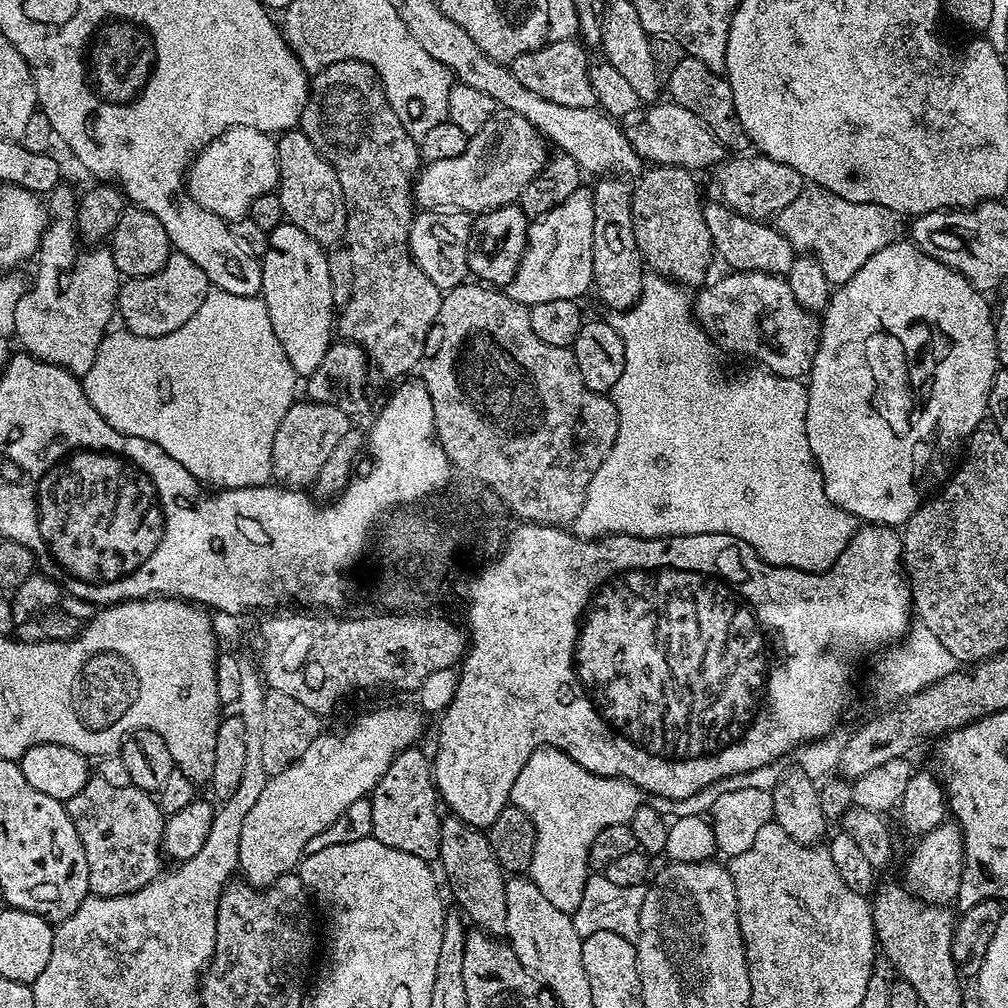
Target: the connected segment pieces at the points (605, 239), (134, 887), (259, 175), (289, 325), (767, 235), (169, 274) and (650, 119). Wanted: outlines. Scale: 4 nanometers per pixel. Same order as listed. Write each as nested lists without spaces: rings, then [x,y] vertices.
[[[600,178],[591,185],[594,202],[594,246],[592,247],[592,282],[594,292],[608,308],[631,310],[646,291],[646,265],[634,242],[632,221],[633,185],[624,178]]]
[[[93,775],[86,782],[86,786],[82,786],[78,794],[74,794],[74,798],[66,801],[66,807],[68,816],[74,822],[74,830],[78,830],[82,850],[86,850],[86,862],[90,866],[88,890],[91,895],[121,896],[137,892],[162,874],[165,867],[162,845],[166,816],[159,803],[149,793],[135,786],[110,786],[110,782],[106,782],[101,776]]]
[[[250,126],[231,128],[214,138],[214,142],[196,155],[186,176],[186,188],[192,199],[229,222],[245,219],[249,215],[248,207],[279,183],[276,140],[269,133]]]
[[[280,222],[276,229],[271,229],[267,238],[268,248],[262,255],[260,265],[262,299],[270,314],[270,326],[274,326],[274,334],[288,359],[289,369],[295,372],[297,377],[307,378],[311,372],[318,370],[318,362],[322,362],[329,344],[334,340],[334,305],[331,298],[330,271],[327,266],[328,252],[318,241],[310,238],[306,230],[287,222]]]
[[[727,203],[704,204],[706,230],[710,230],[712,246],[717,257],[720,256],[737,272],[769,272],[775,276],[787,277],[790,266],[797,258],[797,251],[786,242],[786,238],[771,223],[752,220],[750,217],[729,208]]]
[[[172,250],[169,257],[166,258],[166,264],[156,274],[150,274],[149,277],[125,279],[121,283],[120,293],[116,296],[118,316],[119,319],[124,319],[123,327],[129,332],[139,336],[165,336],[178,330],[178,326],[190,322],[190,318],[194,318],[194,314],[198,314],[198,306],[202,306],[209,290],[208,279],[200,267],[194,262],[190,262],[190,258],[186,258],[186,254]]]
[[[657,102],[647,109],[644,120],[640,120],[631,129],[627,129],[629,142],[645,161],[653,165],[669,164],[675,168],[682,167],[689,170],[708,168],[711,164],[719,165],[725,159],[726,149],[720,145],[718,138],[710,134],[703,122],[690,110],[675,102]]]

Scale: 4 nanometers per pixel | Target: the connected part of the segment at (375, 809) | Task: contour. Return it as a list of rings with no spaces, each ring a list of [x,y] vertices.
[[[413,746],[404,752],[398,752],[394,762],[390,762],[386,774],[382,774],[382,778],[372,789],[371,835],[394,850],[402,850],[406,854],[414,854],[423,860],[436,862],[440,858],[442,812],[438,807],[438,793],[432,779],[429,757],[424,757],[418,749],[419,747]]]

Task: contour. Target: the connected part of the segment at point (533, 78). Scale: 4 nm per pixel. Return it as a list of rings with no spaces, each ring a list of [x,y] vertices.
[[[575,39],[554,42],[547,44],[545,48],[518,54],[518,58],[510,61],[510,71],[514,78],[518,78],[518,82],[522,82],[522,86],[526,86],[526,90],[530,90],[538,98],[561,106],[590,108],[597,101],[591,88],[590,61],[588,62],[584,51],[585,45]]]

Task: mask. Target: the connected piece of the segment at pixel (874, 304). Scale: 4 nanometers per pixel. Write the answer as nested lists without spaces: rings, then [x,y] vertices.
[[[897,238],[885,248],[870,254],[858,274],[854,274],[854,278],[839,285],[831,293],[830,303],[824,307],[820,320],[820,341],[814,354],[812,371],[806,377],[806,438],[810,442],[812,457],[816,460],[816,469],[824,483],[826,498],[834,506],[847,512],[849,517],[865,524],[903,526],[920,509],[920,505],[925,503],[929,493],[939,489],[949,479],[954,461],[965,447],[969,434],[981,427],[983,420],[980,419],[985,419],[988,391],[998,371],[994,308],[993,305],[992,308],[988,305],[989,297],[978,291],[966,278],[962,278],[962,274],[930,258],[907,239],[904,240]]]

